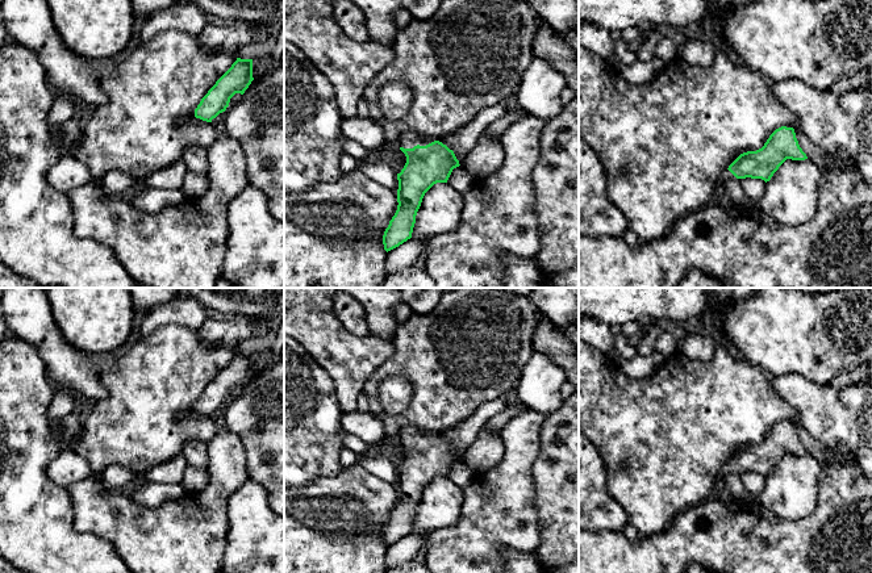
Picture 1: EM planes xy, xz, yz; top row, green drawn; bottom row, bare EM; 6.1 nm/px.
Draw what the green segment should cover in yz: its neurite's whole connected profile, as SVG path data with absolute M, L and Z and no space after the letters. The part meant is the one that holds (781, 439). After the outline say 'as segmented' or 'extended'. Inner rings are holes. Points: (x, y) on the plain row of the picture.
M781 421L769 430L762 443L740 448L721 468L718 480L725 481L730 473L746 472L762 473L767 477L787 453L805 455L808 451L798 439L794 423Z; extended

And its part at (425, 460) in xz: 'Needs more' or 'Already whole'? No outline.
Needs more

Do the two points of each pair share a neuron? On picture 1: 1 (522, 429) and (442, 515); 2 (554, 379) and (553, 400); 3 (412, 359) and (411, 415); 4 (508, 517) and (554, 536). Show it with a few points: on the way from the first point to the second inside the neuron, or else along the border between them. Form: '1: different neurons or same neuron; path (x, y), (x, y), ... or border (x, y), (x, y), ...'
1: different neurons; border (463, 488), (460, 515), (454, 523)
2: same neuron; path (553, 384), (553, 394)
3: same neuron; path (421, 373), (421, 401)
4: different neurons; border (535, 500), (539, 543), (533, 552)

